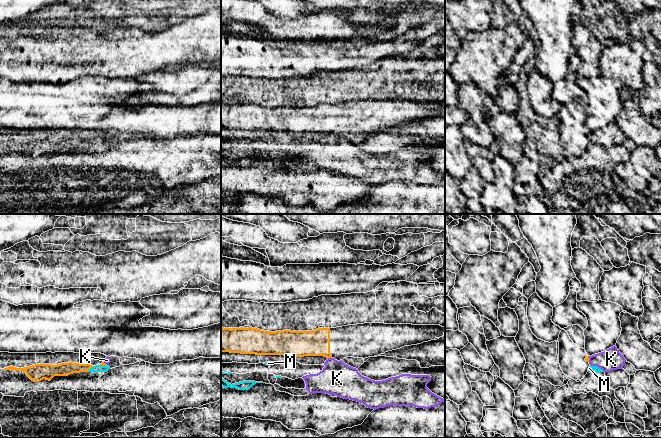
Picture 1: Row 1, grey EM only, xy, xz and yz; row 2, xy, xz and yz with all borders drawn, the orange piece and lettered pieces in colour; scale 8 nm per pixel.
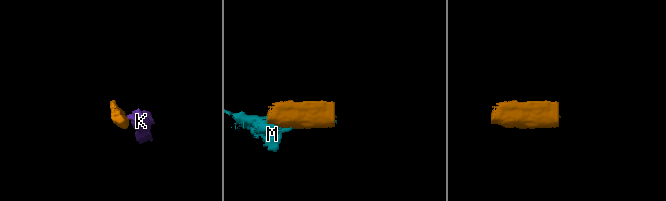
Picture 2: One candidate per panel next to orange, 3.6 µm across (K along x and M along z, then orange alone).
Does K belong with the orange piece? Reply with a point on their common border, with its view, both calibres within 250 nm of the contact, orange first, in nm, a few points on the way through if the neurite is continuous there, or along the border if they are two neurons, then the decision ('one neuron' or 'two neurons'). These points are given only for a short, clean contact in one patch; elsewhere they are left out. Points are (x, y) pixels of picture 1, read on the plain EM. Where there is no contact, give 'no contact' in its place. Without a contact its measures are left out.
meets orange in xz at (330, 133); 200 nm thick on the orange side, 280 nm on the other; border along xz (328, 133), (331, 134); two neurons

